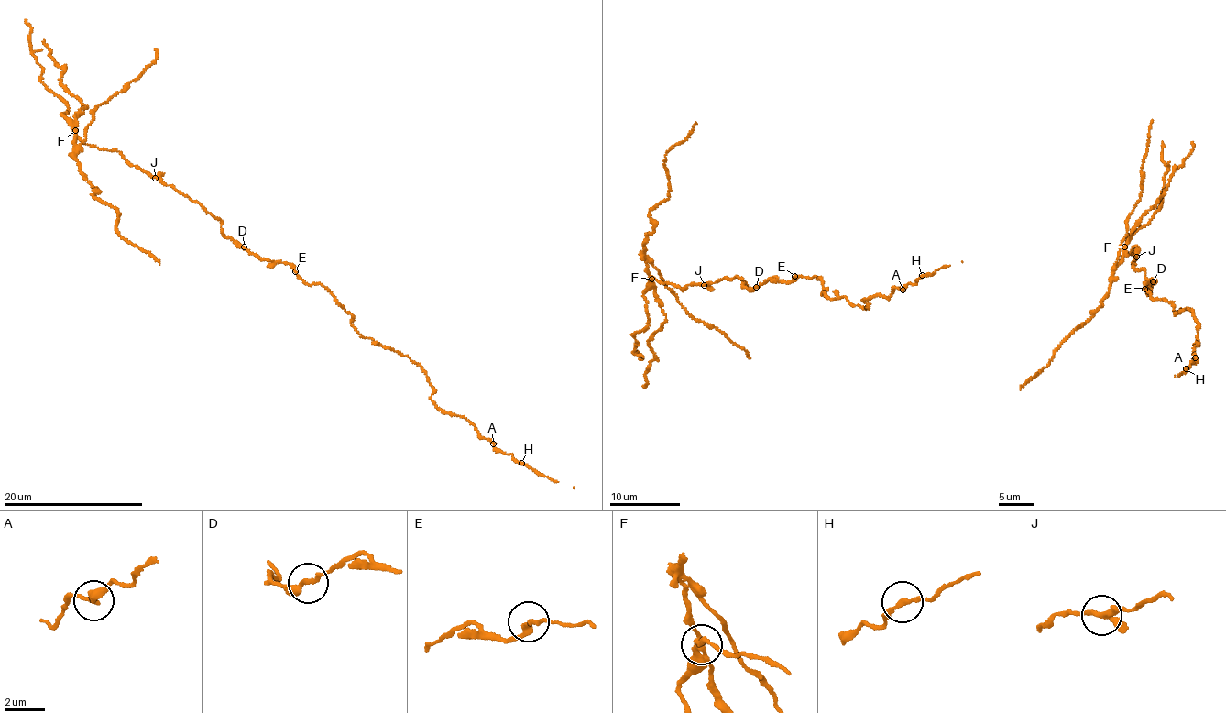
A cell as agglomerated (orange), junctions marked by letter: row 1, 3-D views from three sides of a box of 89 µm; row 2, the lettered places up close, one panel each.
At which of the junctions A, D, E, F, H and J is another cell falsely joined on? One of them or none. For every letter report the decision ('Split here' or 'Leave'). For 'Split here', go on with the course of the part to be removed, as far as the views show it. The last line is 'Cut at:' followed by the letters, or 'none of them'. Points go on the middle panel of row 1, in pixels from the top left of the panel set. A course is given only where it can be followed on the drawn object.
A: Leave
D: Leave
E: Leave
F: Split here. Course of the part to remove: (651, 279), (642, 245), (645, 235), (651, 232), (650, 213), (668, 196), (667, 152), (686, 139), (695, 122)
H: Leave
J: Leave
Cut at: F

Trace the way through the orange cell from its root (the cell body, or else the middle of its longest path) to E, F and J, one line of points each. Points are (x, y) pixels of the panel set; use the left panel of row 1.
E: (242, 248), (262, 258), (286, 262), (294, 271)
F: (242, 248), (224, 235), (220, 222), (196, 202), (132, 166), (117, 151), (85, 144), (75, 130)
J: (242, 248), (224, 235), (220, 222), (196, 202), (155, 178)

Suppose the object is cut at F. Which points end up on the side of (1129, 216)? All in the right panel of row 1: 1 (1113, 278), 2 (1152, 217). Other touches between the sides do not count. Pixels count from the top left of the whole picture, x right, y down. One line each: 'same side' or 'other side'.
1: same side
2: other side

